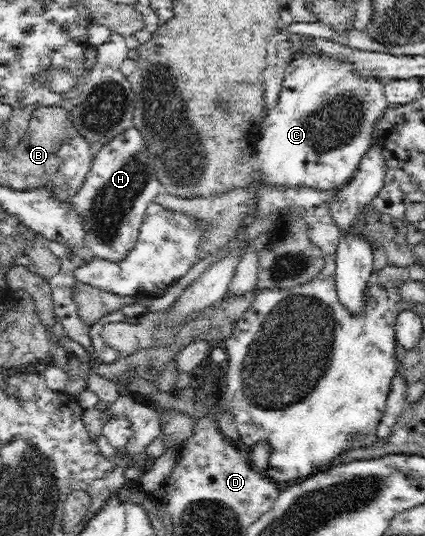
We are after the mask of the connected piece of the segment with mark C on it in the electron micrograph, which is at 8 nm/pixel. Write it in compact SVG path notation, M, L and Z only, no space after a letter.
M308 45L293 58L274 108L268 110L259 126L253 162L255 171L264 174L270 189L310 187L330 191L352 179L360 161L372 144L372 134L380 116L390 106L385 96L385 82L376 77L356 75L350 63L322 53L314 53Z

